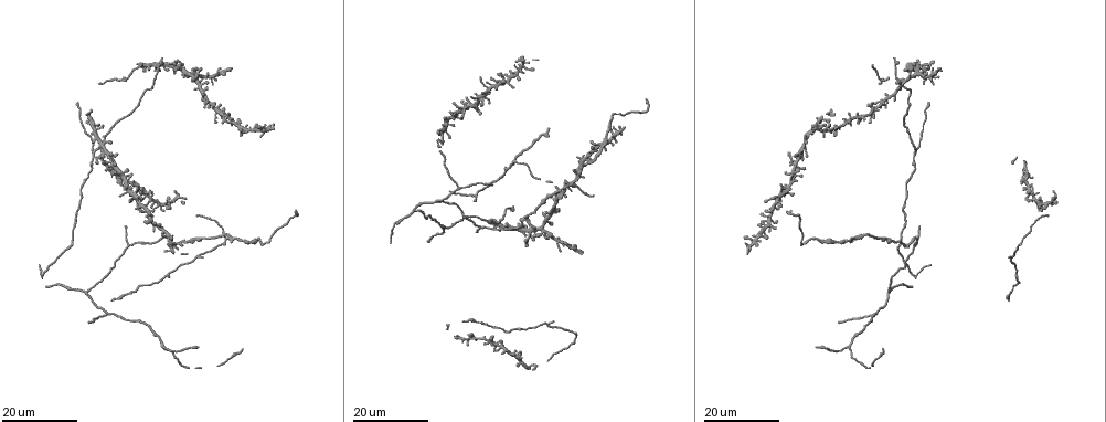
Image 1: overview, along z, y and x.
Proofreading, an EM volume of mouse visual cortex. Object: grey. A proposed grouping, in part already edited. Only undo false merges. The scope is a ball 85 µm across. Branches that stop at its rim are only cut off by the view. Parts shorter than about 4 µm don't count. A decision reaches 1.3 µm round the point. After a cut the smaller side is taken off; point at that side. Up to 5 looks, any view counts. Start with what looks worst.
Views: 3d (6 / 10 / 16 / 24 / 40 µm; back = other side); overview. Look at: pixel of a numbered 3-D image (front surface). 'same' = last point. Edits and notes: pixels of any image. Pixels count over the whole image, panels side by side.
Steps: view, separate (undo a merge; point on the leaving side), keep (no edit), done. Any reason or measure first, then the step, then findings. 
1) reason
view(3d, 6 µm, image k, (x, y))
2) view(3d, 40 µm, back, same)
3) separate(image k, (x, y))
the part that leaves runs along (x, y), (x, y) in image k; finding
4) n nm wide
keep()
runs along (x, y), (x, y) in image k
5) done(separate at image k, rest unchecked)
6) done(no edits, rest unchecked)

two arms in line, one across
view(3d, 16 µm, image 1, (548, 326))

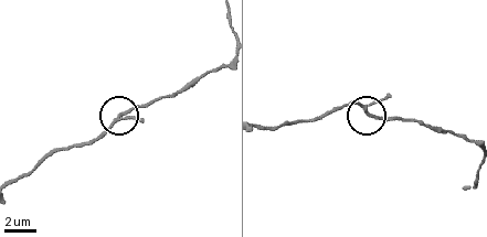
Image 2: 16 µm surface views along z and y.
closer look
view(3d, 10 µm, image 2, (117, 115))

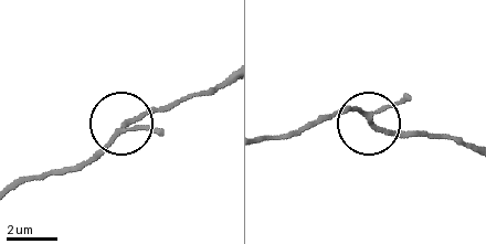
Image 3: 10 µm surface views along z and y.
3 arms
keep()
continuous, no second neuron

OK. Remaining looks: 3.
side arm on a straight run
view(3d, 24 µm, image 1, (915, 150))

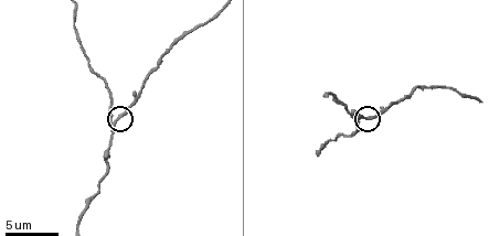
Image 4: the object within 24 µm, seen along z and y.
view(3d, 6 µm, image 4, (114, 120))

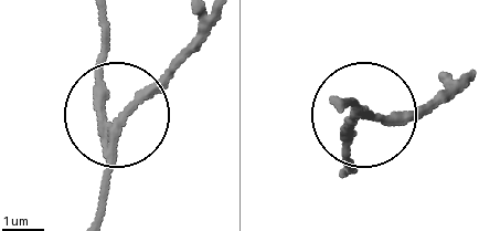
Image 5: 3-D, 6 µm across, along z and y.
keep()
runs along (102, 211), (112, 126), (102, 34) in image 5; one neuron here

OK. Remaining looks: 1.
done(no edits, rest unchecked)

